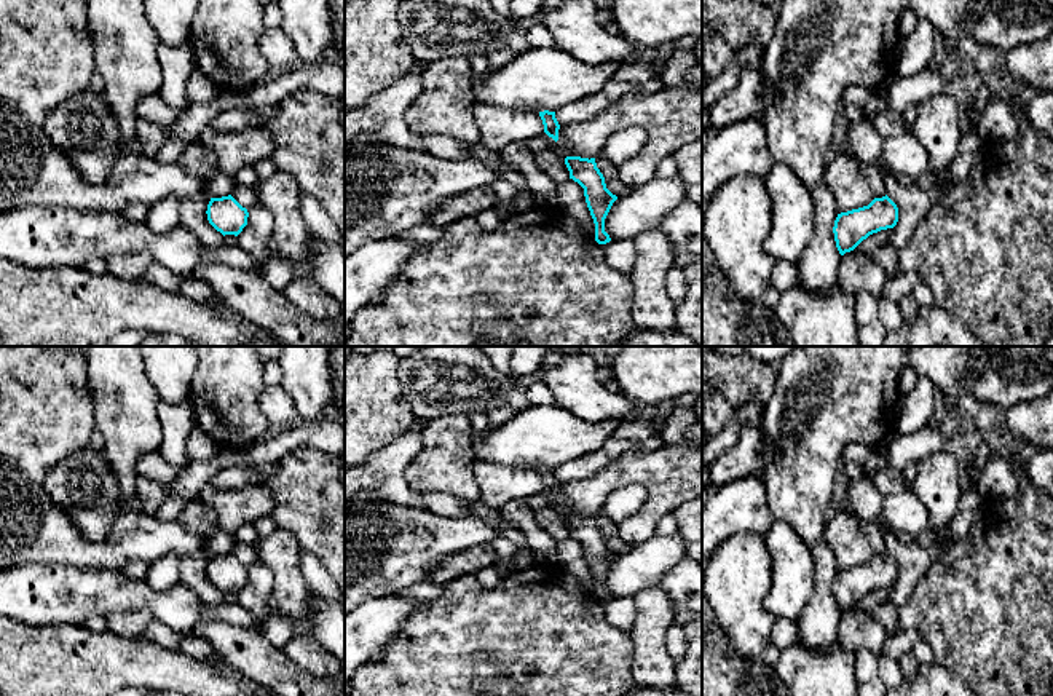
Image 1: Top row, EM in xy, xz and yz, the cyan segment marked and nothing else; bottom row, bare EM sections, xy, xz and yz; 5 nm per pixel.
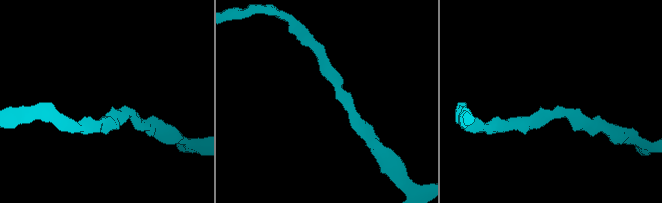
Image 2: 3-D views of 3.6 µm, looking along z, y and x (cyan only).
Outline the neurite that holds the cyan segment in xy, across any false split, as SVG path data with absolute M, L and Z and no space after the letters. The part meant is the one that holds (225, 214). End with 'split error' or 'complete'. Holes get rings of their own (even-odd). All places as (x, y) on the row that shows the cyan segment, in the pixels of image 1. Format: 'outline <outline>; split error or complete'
outline M231 195L222 198L211 198L207 204L209 223L225 235L238 236L247 225L249 212Z; complete

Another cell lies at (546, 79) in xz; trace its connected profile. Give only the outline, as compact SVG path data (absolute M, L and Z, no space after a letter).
M558 48L526 49L499 72L471 86L474 104L557 112L598 93L621 62L586 64Z

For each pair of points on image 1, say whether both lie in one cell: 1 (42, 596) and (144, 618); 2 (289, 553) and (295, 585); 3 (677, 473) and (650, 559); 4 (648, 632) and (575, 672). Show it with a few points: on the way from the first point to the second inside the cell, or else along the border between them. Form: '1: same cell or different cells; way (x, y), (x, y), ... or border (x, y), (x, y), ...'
1: different cells; border (107, 616), (117, 612), (145, 610), (153, 618)
2: same cell; way (289, 561), (289, 577)
3: different cells; border (654, 533), (632, 546)
4: different cells; border (627, 634), (632, 644), (631, 679)

